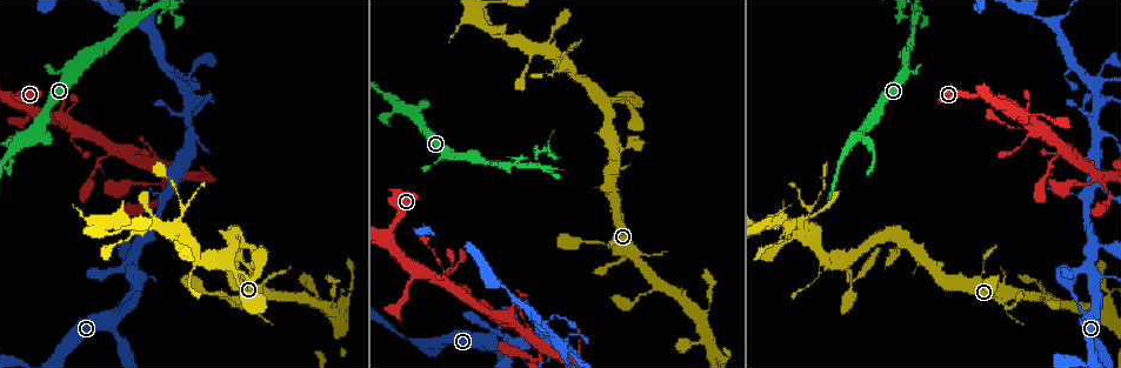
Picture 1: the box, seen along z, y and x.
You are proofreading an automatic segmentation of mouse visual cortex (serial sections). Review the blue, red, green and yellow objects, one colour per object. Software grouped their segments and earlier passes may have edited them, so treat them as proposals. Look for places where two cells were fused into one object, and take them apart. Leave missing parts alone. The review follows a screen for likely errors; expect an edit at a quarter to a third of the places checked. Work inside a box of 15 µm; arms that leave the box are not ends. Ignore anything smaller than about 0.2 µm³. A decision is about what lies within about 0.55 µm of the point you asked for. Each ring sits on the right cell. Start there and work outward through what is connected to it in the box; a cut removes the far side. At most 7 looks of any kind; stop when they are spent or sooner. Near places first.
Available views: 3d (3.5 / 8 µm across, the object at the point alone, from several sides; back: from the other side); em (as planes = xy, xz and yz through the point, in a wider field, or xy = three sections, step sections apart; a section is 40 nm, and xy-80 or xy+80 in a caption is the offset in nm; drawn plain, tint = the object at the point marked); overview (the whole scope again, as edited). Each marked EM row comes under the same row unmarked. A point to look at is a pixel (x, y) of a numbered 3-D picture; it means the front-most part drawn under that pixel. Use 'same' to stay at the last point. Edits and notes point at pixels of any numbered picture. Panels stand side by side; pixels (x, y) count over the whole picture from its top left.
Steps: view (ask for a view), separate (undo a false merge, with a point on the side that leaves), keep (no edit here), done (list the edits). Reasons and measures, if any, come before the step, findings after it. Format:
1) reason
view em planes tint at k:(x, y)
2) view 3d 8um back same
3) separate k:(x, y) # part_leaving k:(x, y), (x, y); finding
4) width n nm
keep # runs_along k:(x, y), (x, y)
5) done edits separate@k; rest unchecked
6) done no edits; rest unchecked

calibre changes
view 3d 8um at 1:(510, 166)

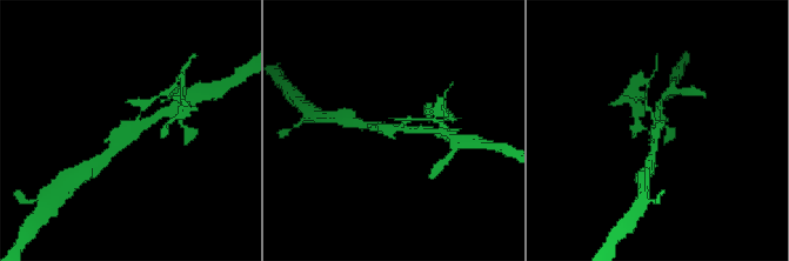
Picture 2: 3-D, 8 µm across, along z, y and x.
arms 3; arm_widths 150, 250, 250 nm
view em planes tint at 2:(130, 129)

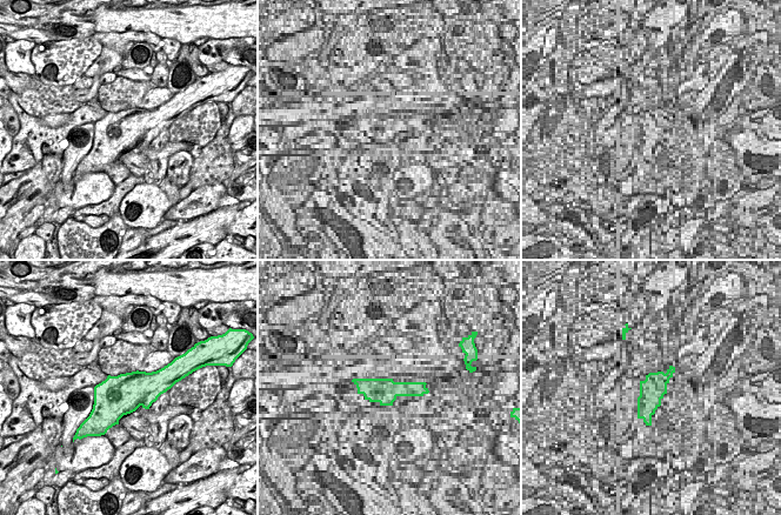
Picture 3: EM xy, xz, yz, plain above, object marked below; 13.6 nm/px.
separate 2:(636, 128) # a second cell is stuck on

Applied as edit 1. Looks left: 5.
thick turns thin
view 3d 3.5um at 1:(615, 102)

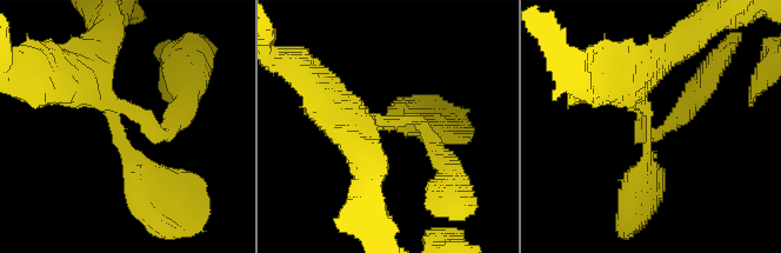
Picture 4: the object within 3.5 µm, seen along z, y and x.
view em planes tint at 4:(647, 142)

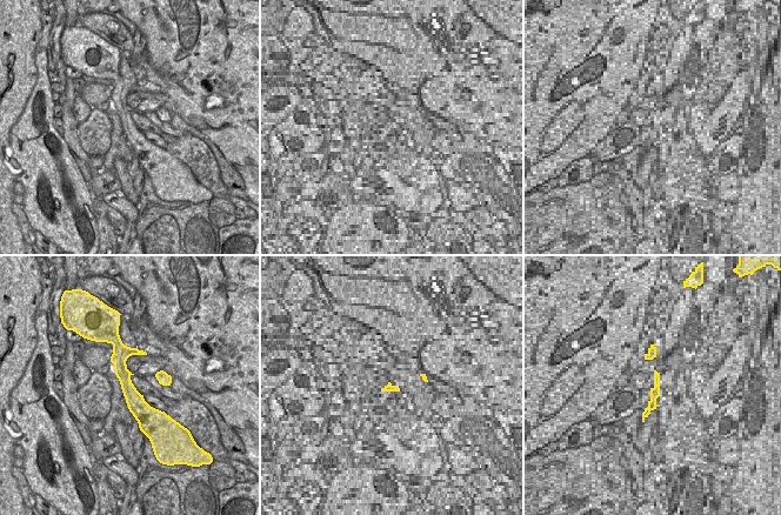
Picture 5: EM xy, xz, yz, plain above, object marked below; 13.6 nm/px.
view em xy step 3 tint same

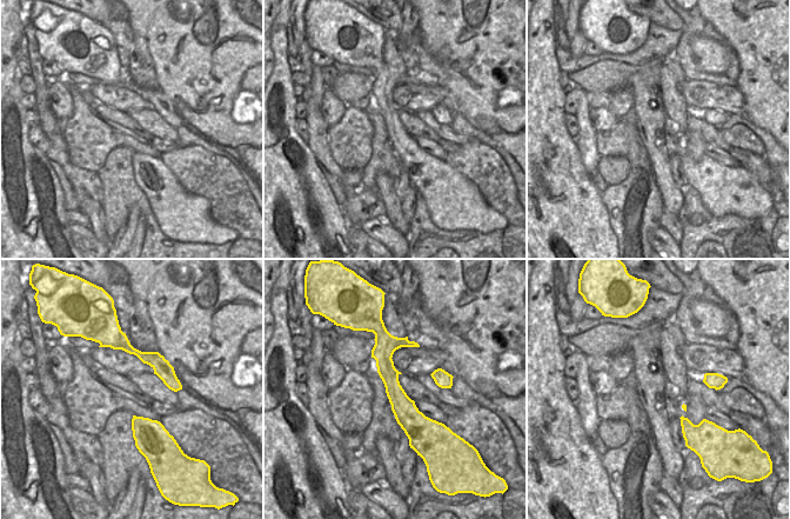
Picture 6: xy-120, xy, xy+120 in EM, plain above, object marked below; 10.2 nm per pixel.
keep # runs_along 4:(84, 67), (167, 205); continuous, no second cell

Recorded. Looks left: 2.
four or more arms meet
view 3d 3.5um at 1:(110, 326)

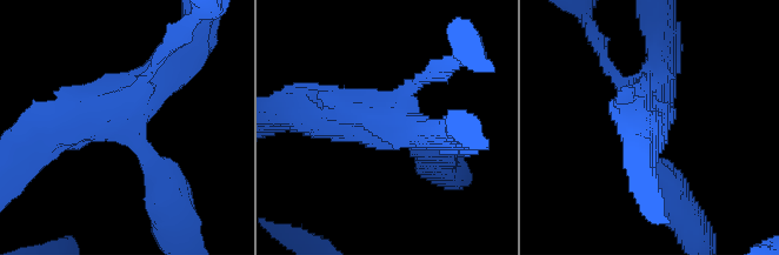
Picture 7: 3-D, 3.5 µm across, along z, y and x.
arms 4; arm_widths 150, 200, 450, 500 nm
view em xy step 2 tint at 7:(126, 130)

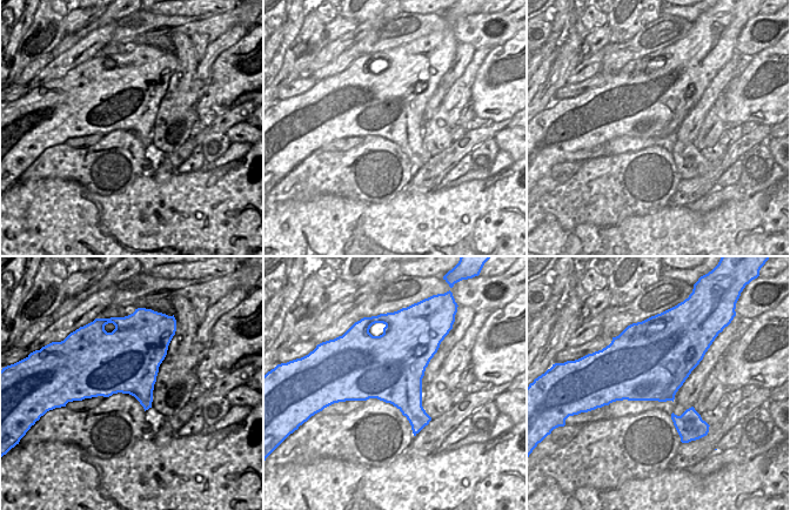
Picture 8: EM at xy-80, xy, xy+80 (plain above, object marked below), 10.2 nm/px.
keep # one cell here

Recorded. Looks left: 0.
done edits separate@2; rest unchecked

